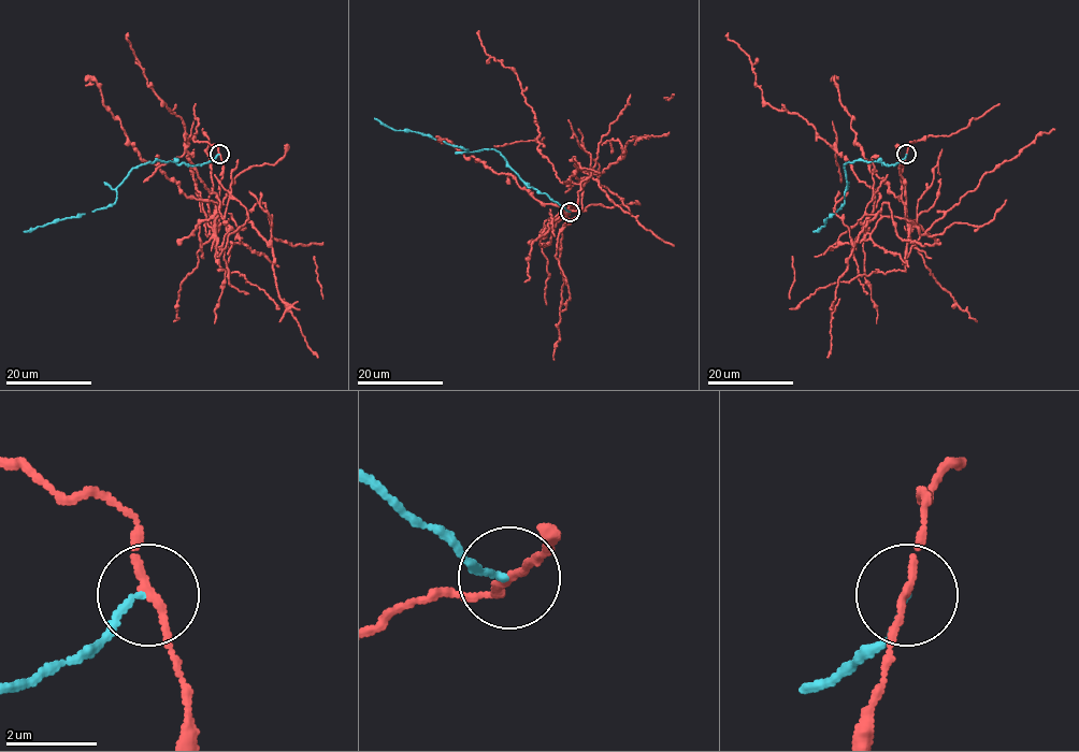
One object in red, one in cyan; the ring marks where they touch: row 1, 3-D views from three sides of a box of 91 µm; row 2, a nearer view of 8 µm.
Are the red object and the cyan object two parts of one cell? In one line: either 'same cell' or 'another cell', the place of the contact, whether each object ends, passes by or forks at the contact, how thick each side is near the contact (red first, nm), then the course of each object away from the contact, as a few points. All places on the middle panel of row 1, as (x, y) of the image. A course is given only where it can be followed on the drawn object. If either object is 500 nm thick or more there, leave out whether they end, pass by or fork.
another cell; place (570, 212); red passes by; cyan ends; calibres 160 and 120 nm; course red (571, 212), (589, 175), (557, 176), (515, 72), (478, 32); course cyan (571, 212), (548, 196), (528, 187), (495, 150), (468, 152), (414, 131), (393, 130), (374, 118)

